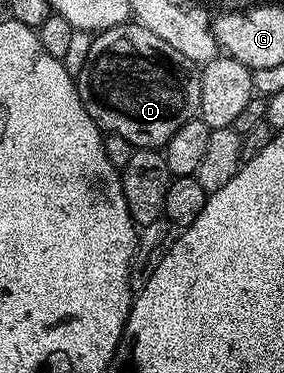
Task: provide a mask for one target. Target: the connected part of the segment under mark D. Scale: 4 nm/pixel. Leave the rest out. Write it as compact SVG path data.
M134 21L100 31L92 38L89 57L85 57L85 65L77 76L77 86L81 101L95 124L104 132L125 137L135 149L166 148L173 133L199 113L201 81L196 64L177 53L169 41L161 41L161 37L149 33L149 29Z

